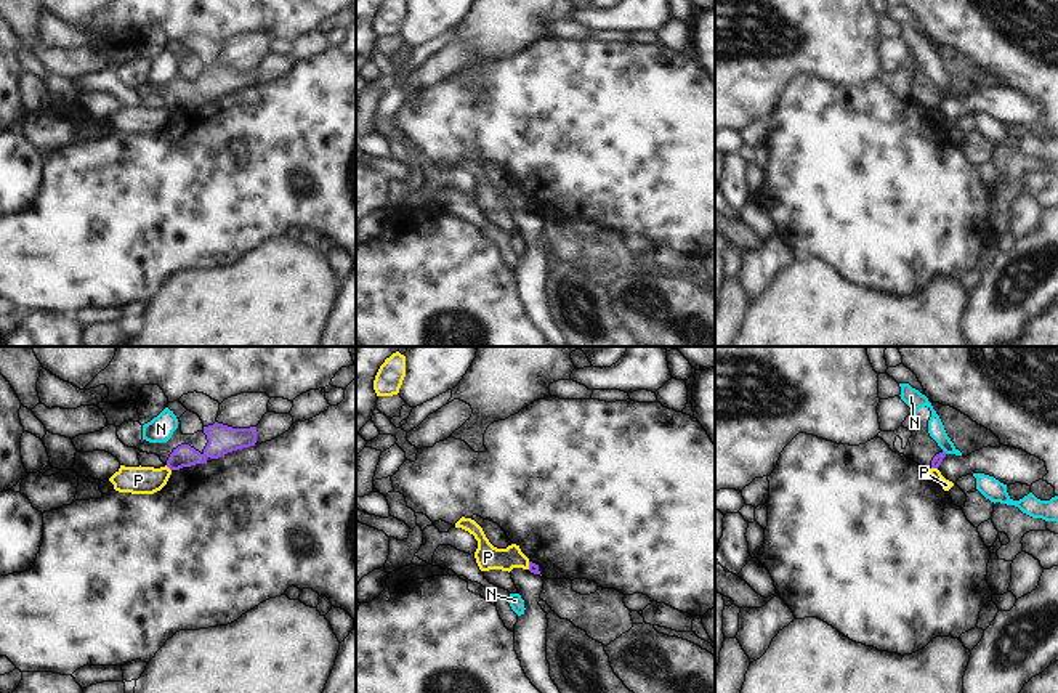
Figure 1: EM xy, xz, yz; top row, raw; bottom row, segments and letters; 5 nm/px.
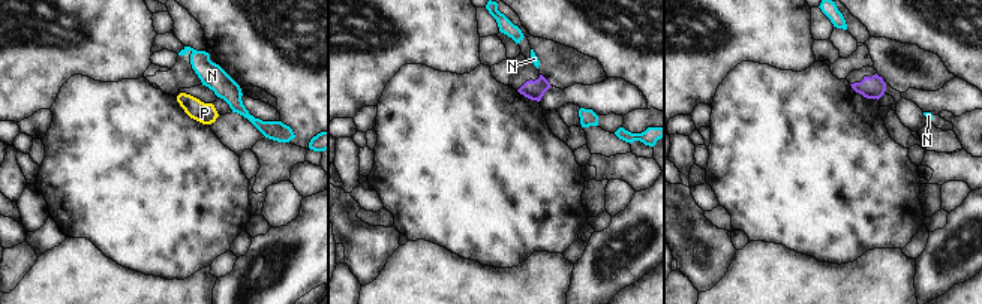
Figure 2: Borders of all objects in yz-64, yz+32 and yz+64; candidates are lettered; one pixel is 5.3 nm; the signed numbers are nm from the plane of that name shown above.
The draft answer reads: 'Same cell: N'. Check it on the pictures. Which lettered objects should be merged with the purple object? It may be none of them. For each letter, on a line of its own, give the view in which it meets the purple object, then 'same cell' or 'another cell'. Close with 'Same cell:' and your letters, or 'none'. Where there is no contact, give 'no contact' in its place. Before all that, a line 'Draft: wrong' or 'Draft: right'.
Draft: wrong
N: no contact | another cell
P: xy | another cell
Same cell: none

